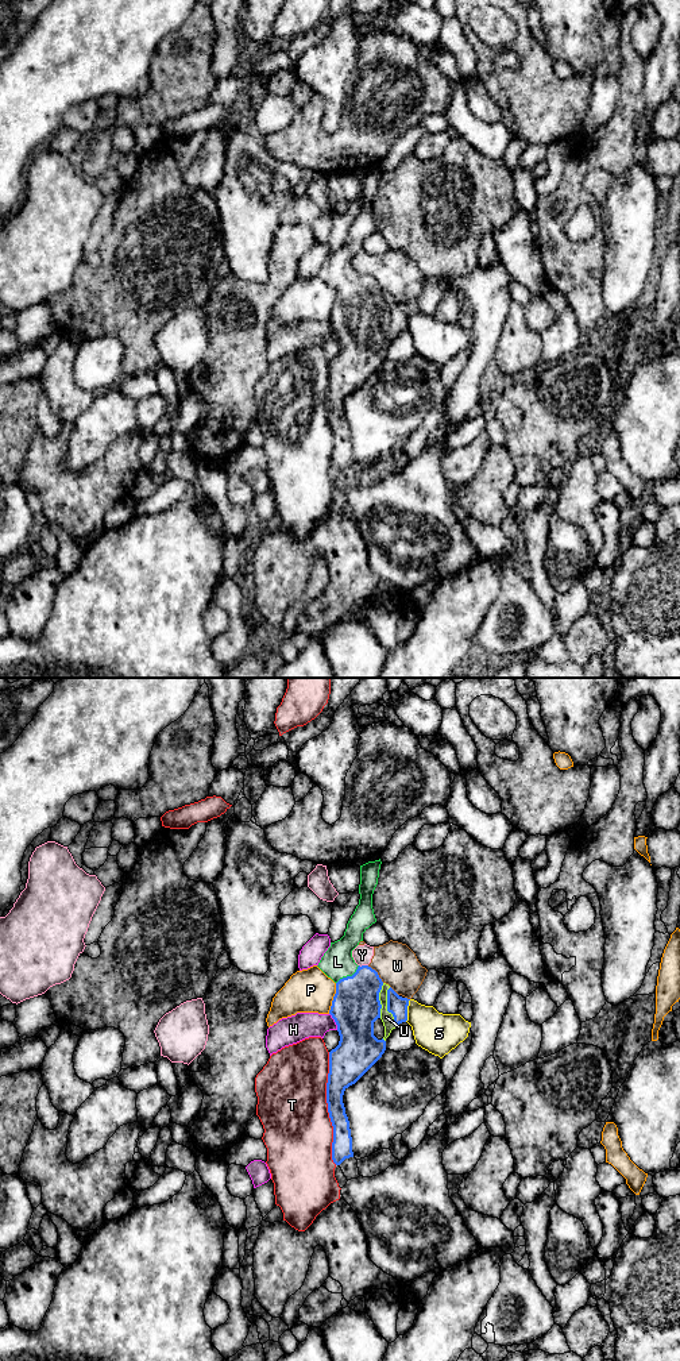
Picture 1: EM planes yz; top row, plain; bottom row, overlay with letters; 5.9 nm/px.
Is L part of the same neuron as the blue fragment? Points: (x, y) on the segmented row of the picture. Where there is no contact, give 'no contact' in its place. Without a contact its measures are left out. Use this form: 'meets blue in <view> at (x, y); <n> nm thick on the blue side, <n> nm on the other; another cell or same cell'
meets blue in yz at (348, 976); 280 nm thick on the blue side, 190 nm on the other; same cell

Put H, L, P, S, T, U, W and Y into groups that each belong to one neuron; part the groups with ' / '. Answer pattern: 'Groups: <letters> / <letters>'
Groups: H S / L U / P / T / W Y

